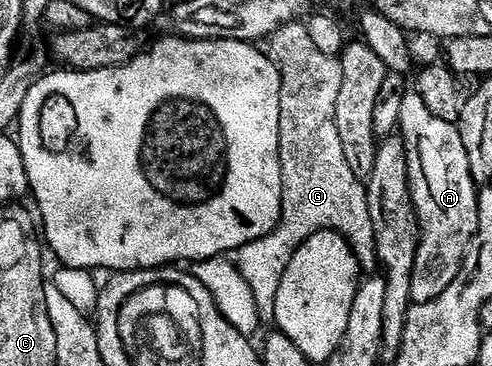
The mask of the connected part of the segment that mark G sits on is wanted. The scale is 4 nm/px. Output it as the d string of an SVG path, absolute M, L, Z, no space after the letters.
M303 22L281 26L270 37L269 44L280 78L279 157L283 213L273 231L241 246L233 254L234 266L241 278L245 278L249 290L253 290L253 302L257 302L259 319L263 322L274 321L277 286L289 266L291 255L314 232L326 230L345 237L359 260L360 269L371 270L377 264L367 190L364 181L355 176L349 162L345 162L345 150L341 150L341 138L337 134L335 107L343 77L339 61L329 54L321 54L321 50L313 46L313 38L309 38L309 30Z

